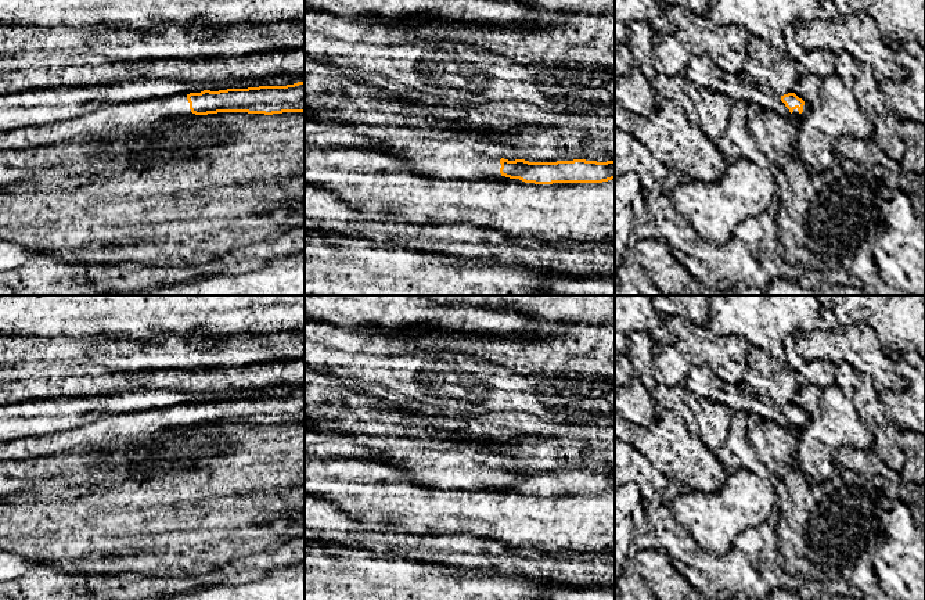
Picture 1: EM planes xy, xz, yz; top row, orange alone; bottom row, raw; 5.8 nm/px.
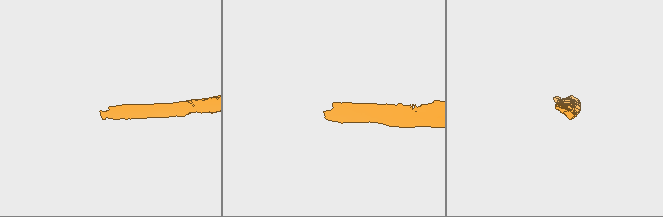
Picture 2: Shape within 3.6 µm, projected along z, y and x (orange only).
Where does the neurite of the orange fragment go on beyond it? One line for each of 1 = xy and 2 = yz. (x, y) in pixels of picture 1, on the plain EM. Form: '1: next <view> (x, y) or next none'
1: next xy (107, 430)
2: next yz (795, 424)

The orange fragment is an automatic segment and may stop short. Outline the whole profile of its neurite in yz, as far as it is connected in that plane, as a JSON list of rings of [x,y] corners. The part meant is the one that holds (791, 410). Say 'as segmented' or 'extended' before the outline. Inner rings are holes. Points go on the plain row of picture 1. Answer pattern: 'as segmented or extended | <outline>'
extended | [[[795,403],[781,406],[781,412],[785,414],[793,428],[800,430],[803,427],[806,421],[806,413]]]

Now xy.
extended | [[[305,392],[197,402],[144,412],[105,414],[71,430],[0,442],[0,459],[50,456],[76,448],[111,448],[166,431],[217,423],[305,423]]]

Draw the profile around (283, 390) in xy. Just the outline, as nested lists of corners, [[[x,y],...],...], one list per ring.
[[[280,385],[280,387],[273,387],[273,388],[260,389],[260,391],[230,391],[222,395],[209,396],[208,400],[219,402],[219,400],[227,400],[227,399],[248,399],[248,398],[259,398],[259,396],[287,396],[287,395],[298,394],[298,392],[305,392],[305,389],[300,388],[299,391],[295,391],[291,387]]]

